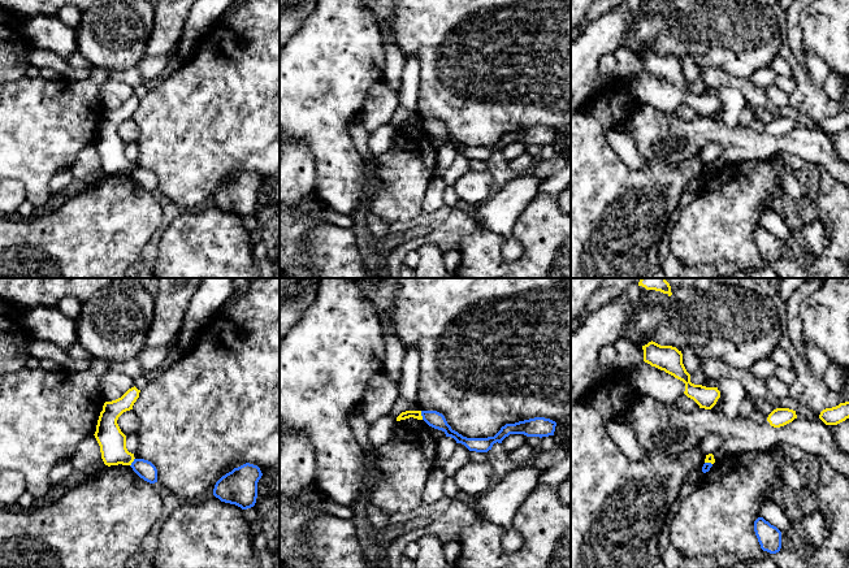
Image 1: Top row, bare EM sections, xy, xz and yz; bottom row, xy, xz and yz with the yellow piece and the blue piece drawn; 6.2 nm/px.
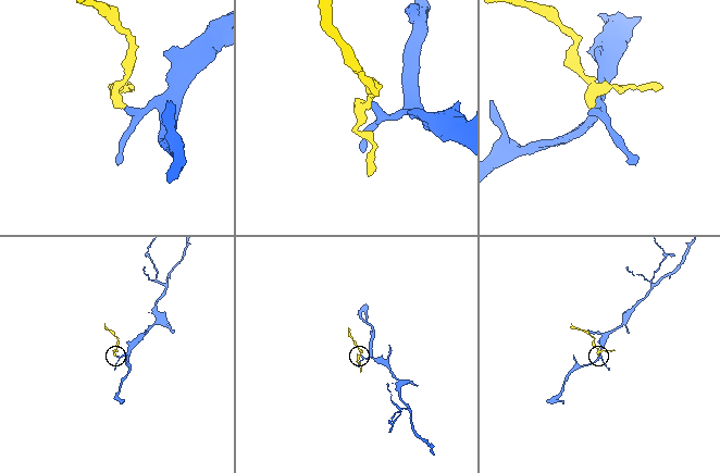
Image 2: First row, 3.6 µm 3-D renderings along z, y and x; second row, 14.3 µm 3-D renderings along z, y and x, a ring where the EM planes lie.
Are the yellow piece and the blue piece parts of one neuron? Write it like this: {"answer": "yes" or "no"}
{"answer": "no"}

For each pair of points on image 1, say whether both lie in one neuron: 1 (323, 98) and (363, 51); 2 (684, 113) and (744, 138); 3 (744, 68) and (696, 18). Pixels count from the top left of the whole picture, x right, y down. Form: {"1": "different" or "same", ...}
{"1": "same", "2": "different", "3": "same"}

